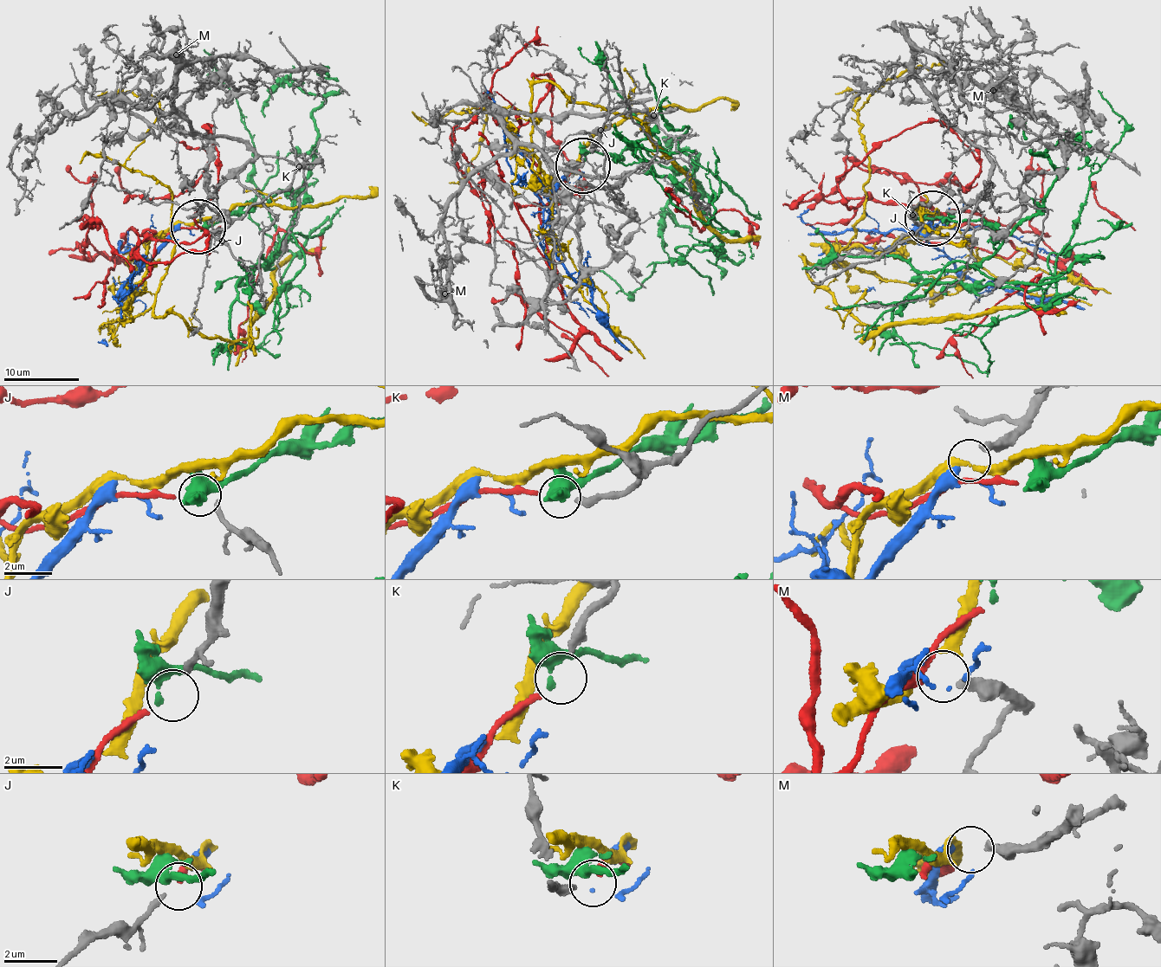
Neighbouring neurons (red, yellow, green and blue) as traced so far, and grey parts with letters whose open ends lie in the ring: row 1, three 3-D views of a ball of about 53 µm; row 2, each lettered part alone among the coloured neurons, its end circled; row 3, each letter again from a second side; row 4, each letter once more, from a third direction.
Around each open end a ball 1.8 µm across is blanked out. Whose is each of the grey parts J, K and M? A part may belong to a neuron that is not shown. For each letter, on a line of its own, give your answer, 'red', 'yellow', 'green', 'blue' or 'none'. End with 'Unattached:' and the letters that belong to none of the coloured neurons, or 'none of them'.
J: none
K: red
M: blue
Unattached: J

